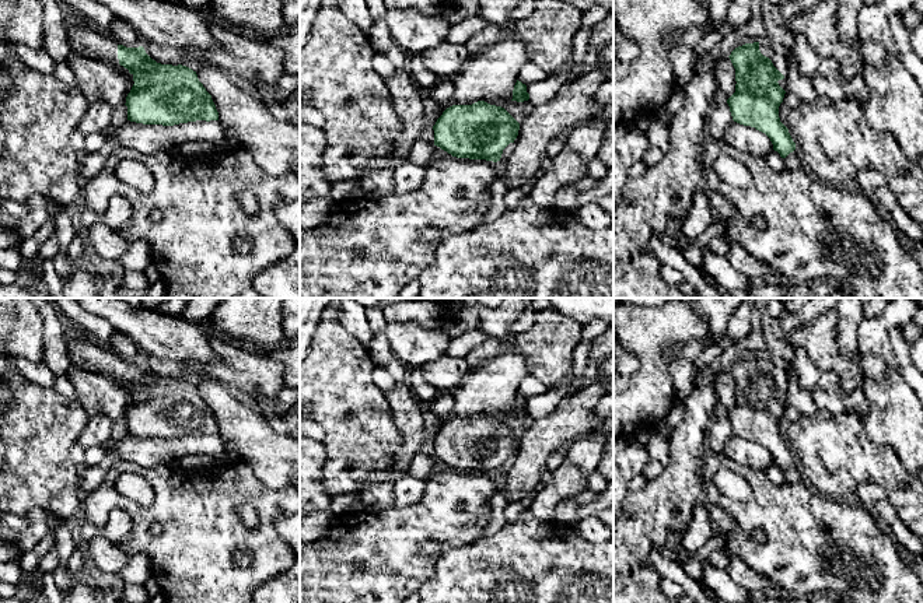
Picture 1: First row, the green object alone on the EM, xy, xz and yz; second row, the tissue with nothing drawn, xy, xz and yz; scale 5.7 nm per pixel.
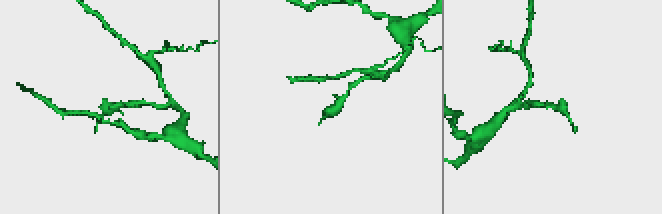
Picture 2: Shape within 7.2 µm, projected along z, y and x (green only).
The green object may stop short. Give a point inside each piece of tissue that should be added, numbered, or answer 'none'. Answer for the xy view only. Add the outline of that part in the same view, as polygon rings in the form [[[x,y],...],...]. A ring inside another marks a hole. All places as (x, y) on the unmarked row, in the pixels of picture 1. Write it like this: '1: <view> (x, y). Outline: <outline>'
1: xy (84, 353). Outline: [[[71,323],[66,325],[64,339],[67,343],[69,358],[73,367],[81,368],[87,372],[119,378],[119,357],[106,346],[91,340]]]

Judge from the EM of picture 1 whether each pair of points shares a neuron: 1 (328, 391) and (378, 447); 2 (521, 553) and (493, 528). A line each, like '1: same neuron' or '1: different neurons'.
1: same neuron
2: different neurons

